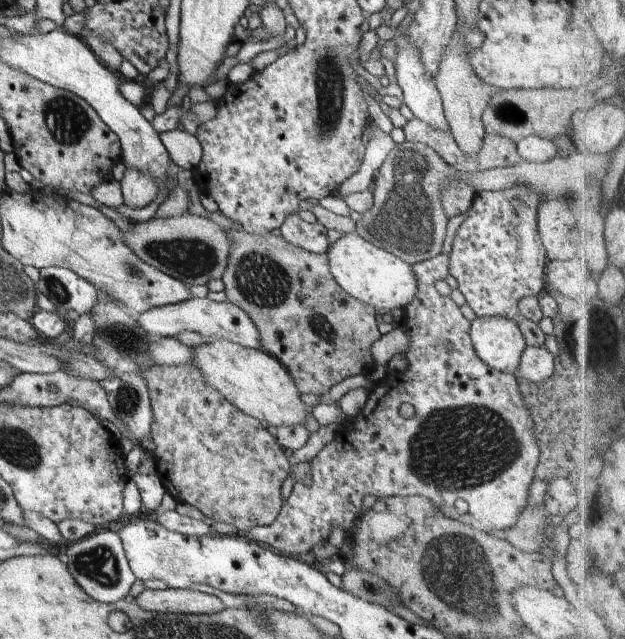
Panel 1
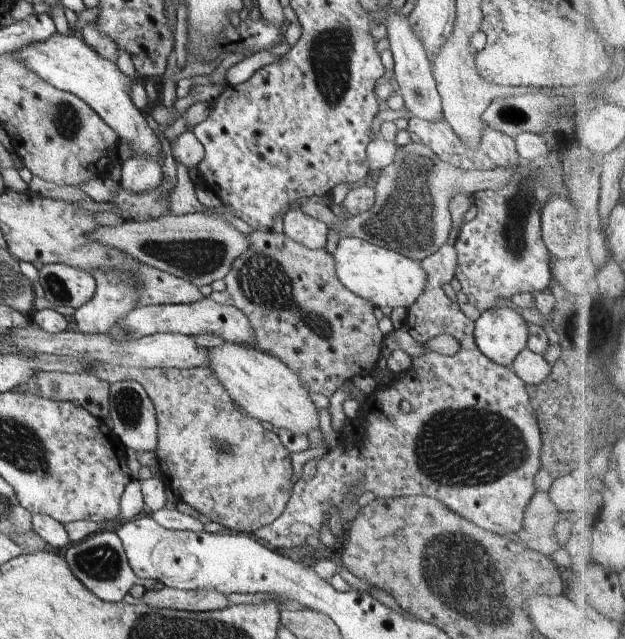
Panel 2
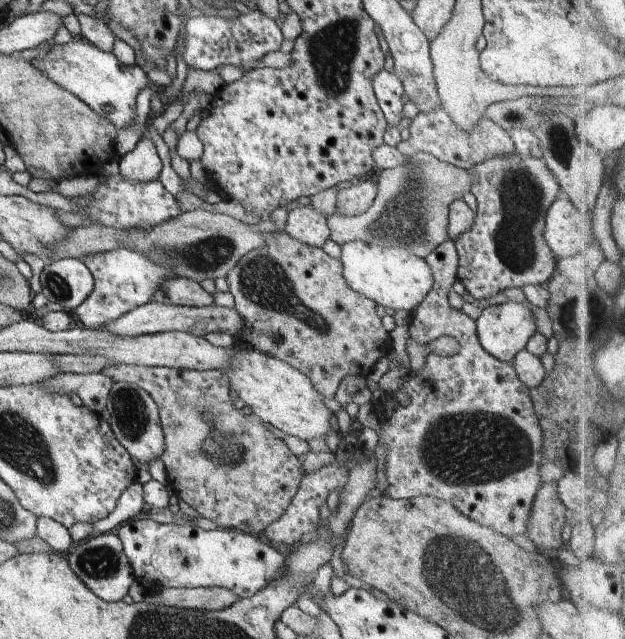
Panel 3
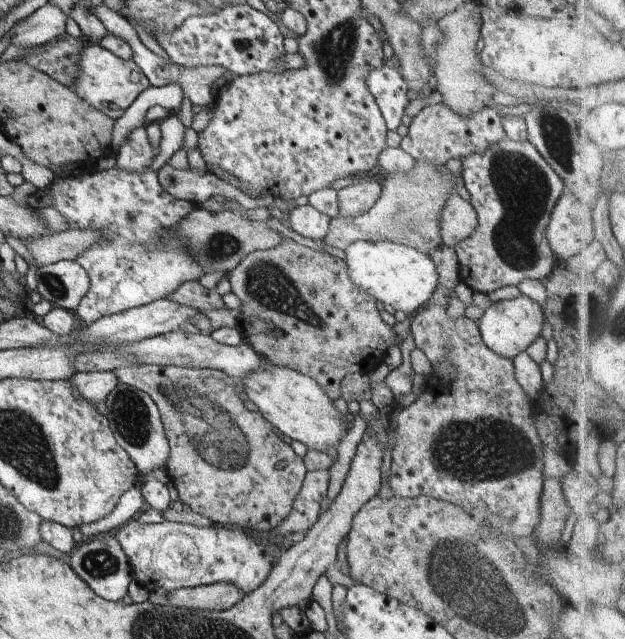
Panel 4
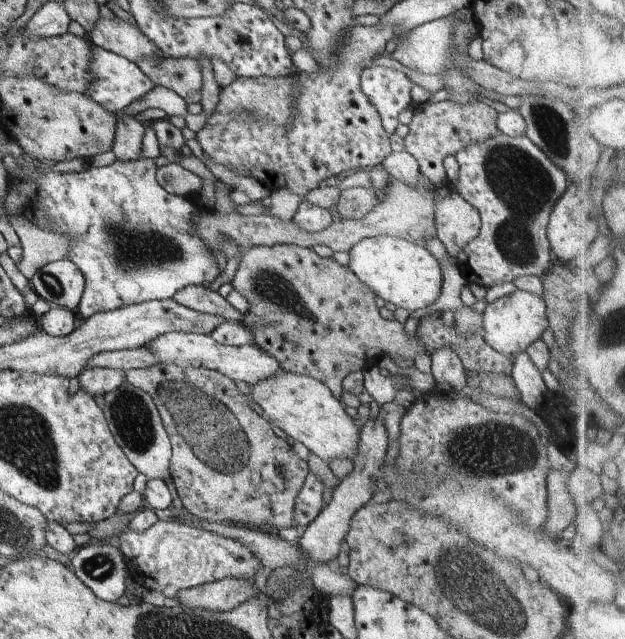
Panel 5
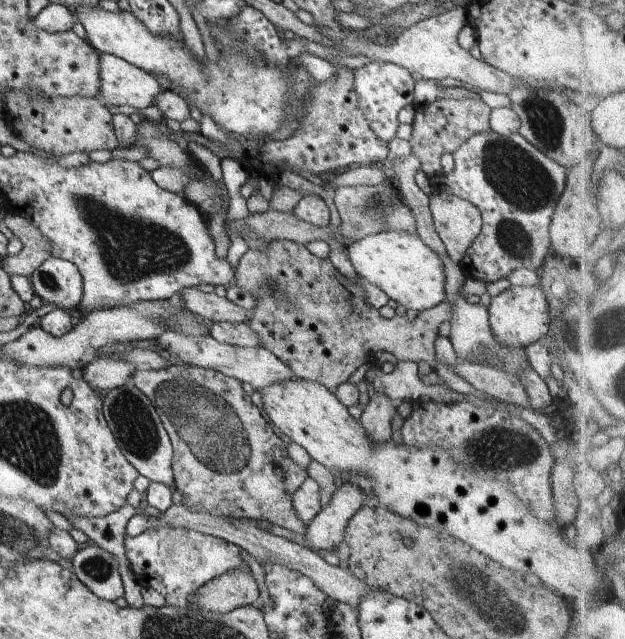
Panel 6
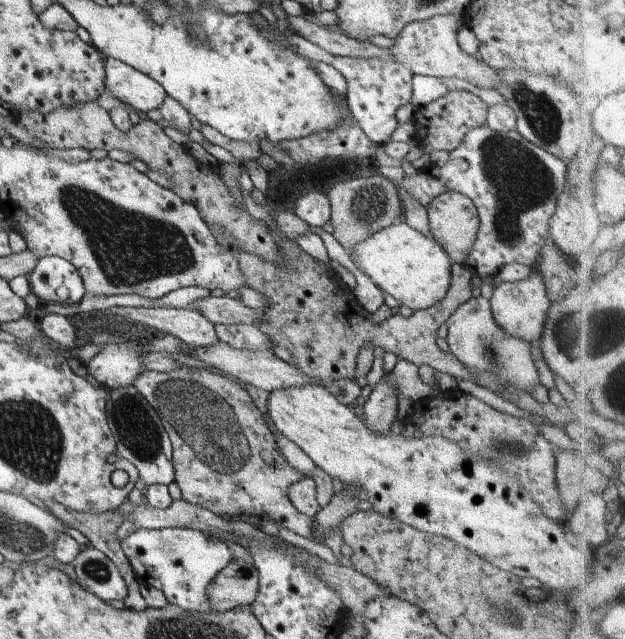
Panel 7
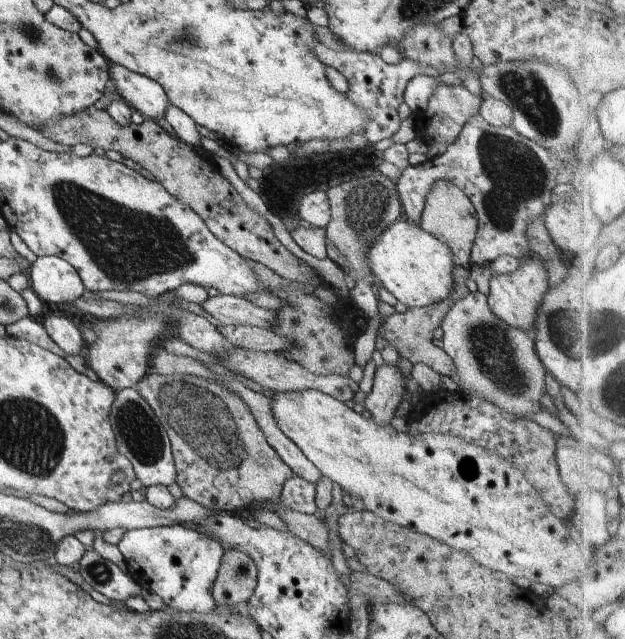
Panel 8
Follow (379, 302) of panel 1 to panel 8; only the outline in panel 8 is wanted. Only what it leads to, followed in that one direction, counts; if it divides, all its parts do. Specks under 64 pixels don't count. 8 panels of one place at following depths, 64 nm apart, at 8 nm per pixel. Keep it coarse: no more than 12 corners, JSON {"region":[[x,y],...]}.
{"region":[[406,218],[371,242],[376,284],[408,309],[454,288],[451,250]]}

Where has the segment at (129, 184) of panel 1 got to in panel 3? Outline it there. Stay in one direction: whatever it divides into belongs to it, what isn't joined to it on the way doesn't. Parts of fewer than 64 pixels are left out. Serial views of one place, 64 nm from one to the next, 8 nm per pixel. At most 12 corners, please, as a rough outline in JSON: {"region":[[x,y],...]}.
{"region":[[149,136],[119,161],[133,183],[158,181],[162,161]]}

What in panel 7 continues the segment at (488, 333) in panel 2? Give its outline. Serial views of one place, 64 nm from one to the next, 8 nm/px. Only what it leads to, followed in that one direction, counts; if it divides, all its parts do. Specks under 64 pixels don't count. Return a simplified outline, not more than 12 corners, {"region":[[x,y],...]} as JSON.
{"region":[[538,267],[490,298],[508,336],[540,342],[551,294]]}

